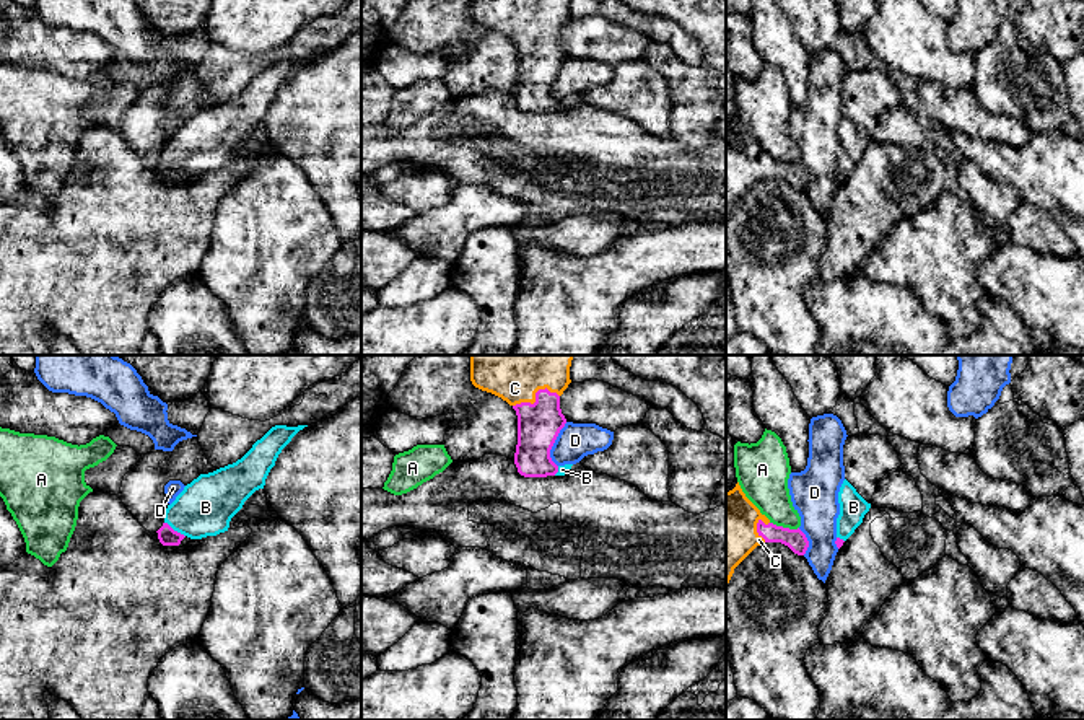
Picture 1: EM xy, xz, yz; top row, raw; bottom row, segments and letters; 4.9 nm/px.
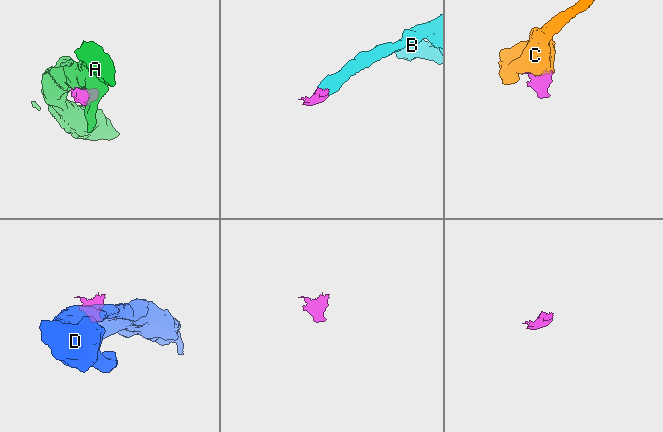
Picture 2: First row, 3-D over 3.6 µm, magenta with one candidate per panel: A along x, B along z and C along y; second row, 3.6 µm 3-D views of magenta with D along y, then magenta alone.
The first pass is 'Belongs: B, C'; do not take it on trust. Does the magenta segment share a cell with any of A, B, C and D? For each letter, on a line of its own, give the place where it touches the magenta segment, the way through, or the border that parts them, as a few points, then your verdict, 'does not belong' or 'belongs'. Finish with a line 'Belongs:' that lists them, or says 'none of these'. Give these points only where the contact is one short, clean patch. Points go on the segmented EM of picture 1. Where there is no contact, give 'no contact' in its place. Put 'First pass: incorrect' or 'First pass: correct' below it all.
A: yz (785, 528) | along yz (770, 522), (780, 526), (798, 528) | does not belong
B: xy (173, 530) | across xy (166, 535), (173, 530), (187, 515), (205, 507) | belongs
C: xz (536, 396) | belongs
D: xz (552, 445) | along xz (567, 422), (550, 450), (550, 460), (557, 466) | does not belong
Belongs: B, C
First pass: correct

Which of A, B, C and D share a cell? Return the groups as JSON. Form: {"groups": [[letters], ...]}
{"groups": [["A"], ["B", "C"], ["D"]]}

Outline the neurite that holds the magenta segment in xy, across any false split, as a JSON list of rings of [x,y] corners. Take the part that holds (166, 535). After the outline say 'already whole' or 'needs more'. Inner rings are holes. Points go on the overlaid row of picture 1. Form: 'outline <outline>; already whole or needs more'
outline [[[275,425],[257,440],[241,459],[213,472],[200,474],[187,484],[164,511],[164,523],[156,531],[160,542],[163,546],[179,546],[186,536],[190,539],[202,539],[228,531],[231,518],[256,490],[264,489],[265,479],[275,466],[278,454],[304,427],[308,425]]]; needs more

